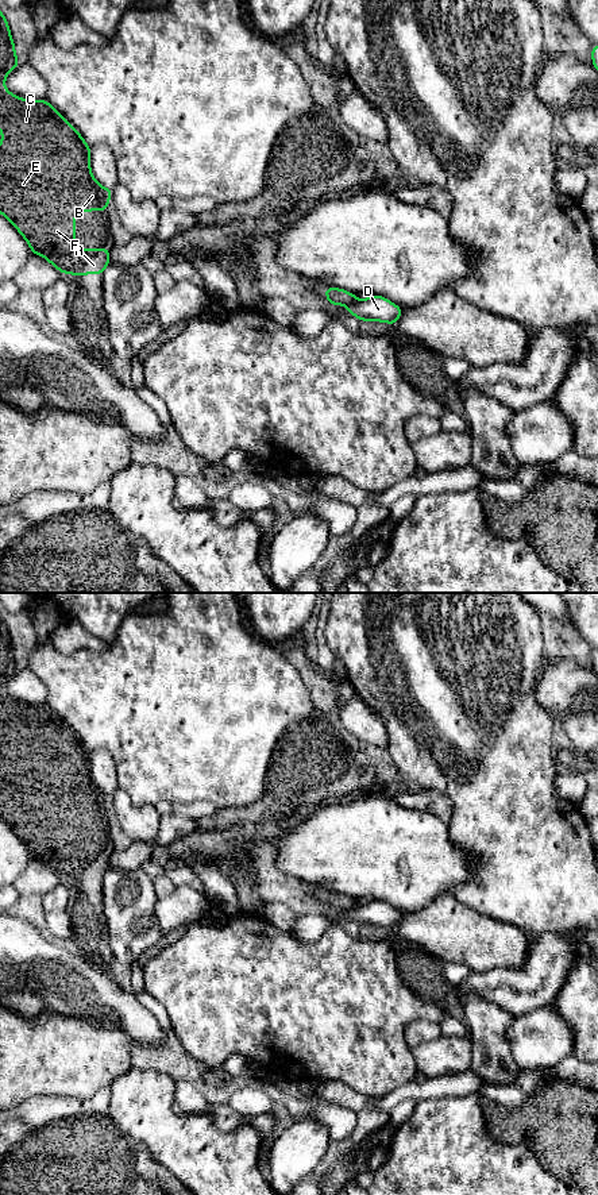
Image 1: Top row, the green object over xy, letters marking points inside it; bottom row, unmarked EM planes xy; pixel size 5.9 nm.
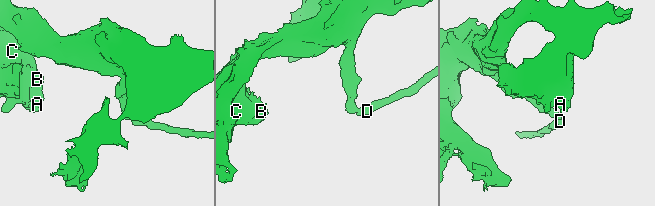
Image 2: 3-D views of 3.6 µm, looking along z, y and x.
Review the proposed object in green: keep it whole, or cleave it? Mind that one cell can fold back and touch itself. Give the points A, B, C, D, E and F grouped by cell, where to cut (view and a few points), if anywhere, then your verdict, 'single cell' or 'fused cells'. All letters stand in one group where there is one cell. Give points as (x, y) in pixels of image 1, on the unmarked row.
groups A B C E F / D; cut xy (357, 902), (347, 910); fused cells

